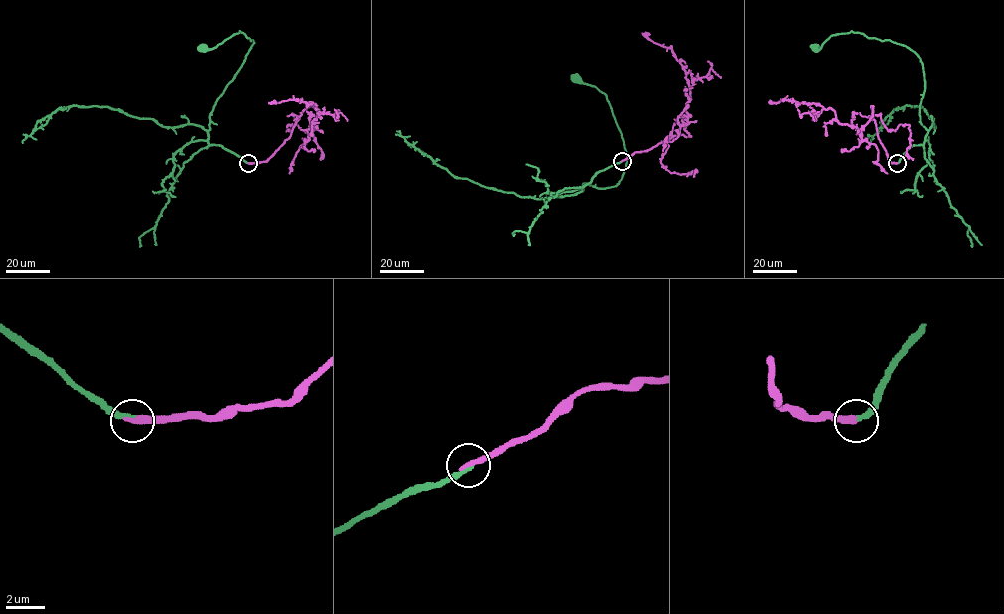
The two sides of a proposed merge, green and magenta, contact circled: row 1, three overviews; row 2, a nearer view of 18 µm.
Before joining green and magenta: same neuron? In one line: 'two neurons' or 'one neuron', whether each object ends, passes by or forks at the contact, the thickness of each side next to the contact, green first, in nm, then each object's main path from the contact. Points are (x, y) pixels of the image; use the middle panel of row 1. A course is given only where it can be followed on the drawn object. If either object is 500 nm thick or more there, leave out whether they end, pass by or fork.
one neuron; green ends there; magenta ends there; 260 nm thick on the green side, 320 nm on the other; green runs (622, 161), (598, 172), (582, 191), (584, 183), (605, 188), (618, 184), (627, 154), (606, 95), (577, 79); magenta runs (622, 160), (674, 136), (691, 136), (684, 129), (690, 99), (686, 72), (670, 48), (650, 41), (649, 34)

